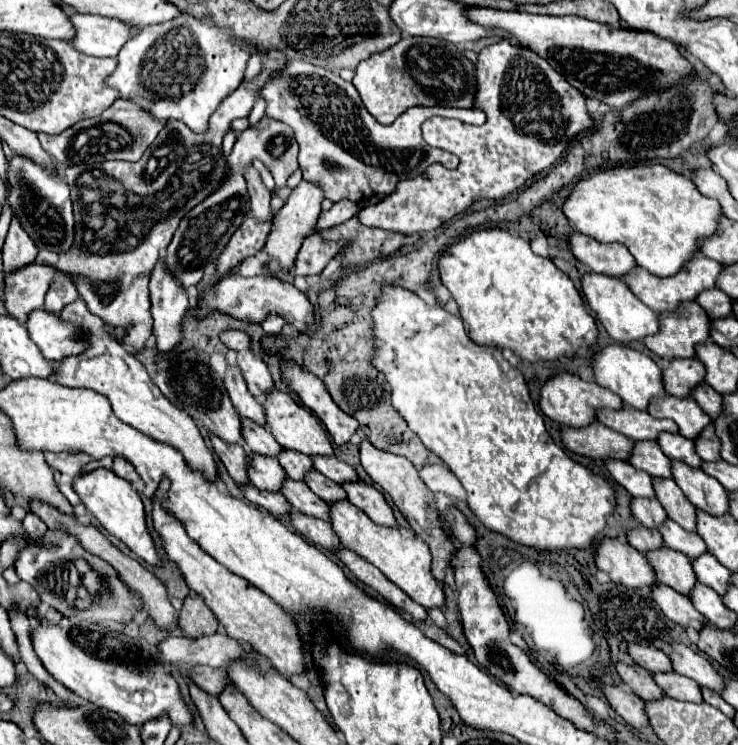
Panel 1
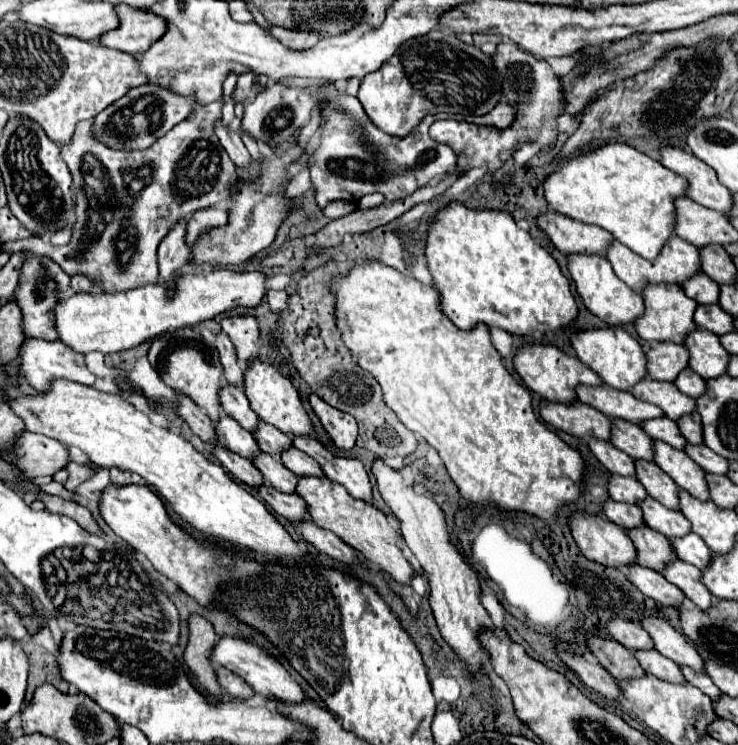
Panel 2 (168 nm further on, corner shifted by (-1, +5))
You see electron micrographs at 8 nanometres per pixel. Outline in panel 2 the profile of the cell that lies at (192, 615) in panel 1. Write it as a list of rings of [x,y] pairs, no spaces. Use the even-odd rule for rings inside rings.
[[[191,615],[189,645],[185,649],[185,663],[207,691],[221,697],[221,687],[217,683],[215,667],[209,661],[209,651],[213,651],[215,643],[217,643],[217,635],[213,631],[213,625],[199,615]]]

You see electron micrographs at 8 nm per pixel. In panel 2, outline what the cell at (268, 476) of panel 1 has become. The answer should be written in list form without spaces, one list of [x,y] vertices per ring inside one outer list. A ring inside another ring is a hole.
[[[221,413],[219,421],[215,423],[215,435],[223,447],[231,449],[233,453],[239,453],[245,459],[253,459],[261,453],[255,443],[255,437],[225,413]]]

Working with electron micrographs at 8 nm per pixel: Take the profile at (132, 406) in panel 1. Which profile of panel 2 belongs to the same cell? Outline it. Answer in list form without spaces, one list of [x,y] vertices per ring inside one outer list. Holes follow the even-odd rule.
[[[73,275],[71,277],[71,289],[75,293],[87,293],[89,291],[89,285],[91,285],[91,281],[85,275]]]

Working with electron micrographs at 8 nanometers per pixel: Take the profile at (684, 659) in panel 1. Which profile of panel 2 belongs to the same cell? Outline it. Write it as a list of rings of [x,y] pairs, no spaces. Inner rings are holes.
[[[645,615],[641,619],[641,625],[651,635],[653,643],[655,643],[655,649],[661,655],[669,657],[677,665],[687,665],[695,671],[703,671],[703,659],[699,657],[699,653],[693,649],[693,645],[687,643],[685,635],[675,631],[665,619]]]

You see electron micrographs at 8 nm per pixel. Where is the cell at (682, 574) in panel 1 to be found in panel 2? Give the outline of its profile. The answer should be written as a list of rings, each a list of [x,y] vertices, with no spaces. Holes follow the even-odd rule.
[[[639,525],[637,529],[629,529],[627,535],[637,549],[637,563],[643,567],[663,571],[663,567],[667,563],[677,559],[675,551],[671,547],[671,541],[647,525]]]

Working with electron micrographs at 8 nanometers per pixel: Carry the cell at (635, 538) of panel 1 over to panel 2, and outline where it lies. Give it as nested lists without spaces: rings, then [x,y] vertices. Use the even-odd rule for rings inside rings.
[[[607,499],[603,503],[603,513],[609,521],[613,521],[615,525],[623,527],[623,529],[631,529],[637,525],[643,525],[643,515],[641,509],[637,505],[629,505],[629,503],[619,503],[619,501],[611,501]]]

